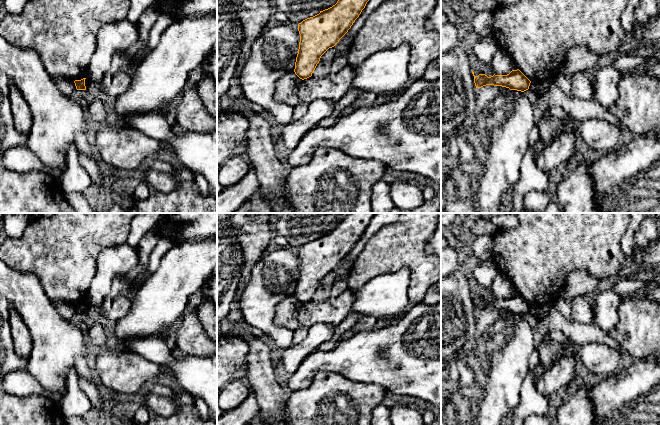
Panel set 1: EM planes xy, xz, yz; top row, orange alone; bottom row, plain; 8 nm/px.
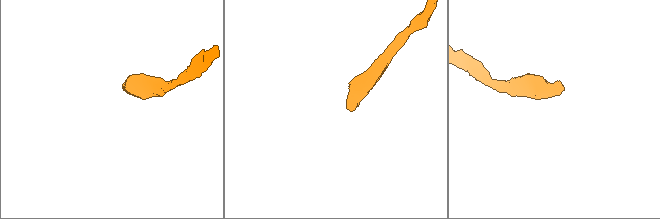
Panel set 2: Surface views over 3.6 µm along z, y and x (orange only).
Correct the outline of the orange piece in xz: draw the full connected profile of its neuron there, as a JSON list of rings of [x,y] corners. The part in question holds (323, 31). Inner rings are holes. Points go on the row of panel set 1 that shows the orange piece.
[[[338,0],[332,7],[298,24],[300,42],[295,62],[295,74],[302,80],[312,76],[321,56],[334,47],[348,32],[369,0]]]

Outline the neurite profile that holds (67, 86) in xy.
[[[55,77],[54,80],[58,88],[65,96],[72,97],[73,92],[77,90],[74,81],[71,79],[65,77]]]

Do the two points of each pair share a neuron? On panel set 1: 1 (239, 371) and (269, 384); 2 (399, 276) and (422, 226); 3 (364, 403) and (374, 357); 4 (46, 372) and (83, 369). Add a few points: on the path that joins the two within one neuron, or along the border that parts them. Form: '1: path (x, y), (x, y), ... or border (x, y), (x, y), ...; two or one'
1: border (248, 351), (246, 357), (246, 378); two
2: border (381, 273), (406, 267), (409, 274), (408, 290); two
3: border (345, 377), (353, 381), (378, 383), (387, 393); two
4: border (84, 356), (75, 358), (73, 368); two

